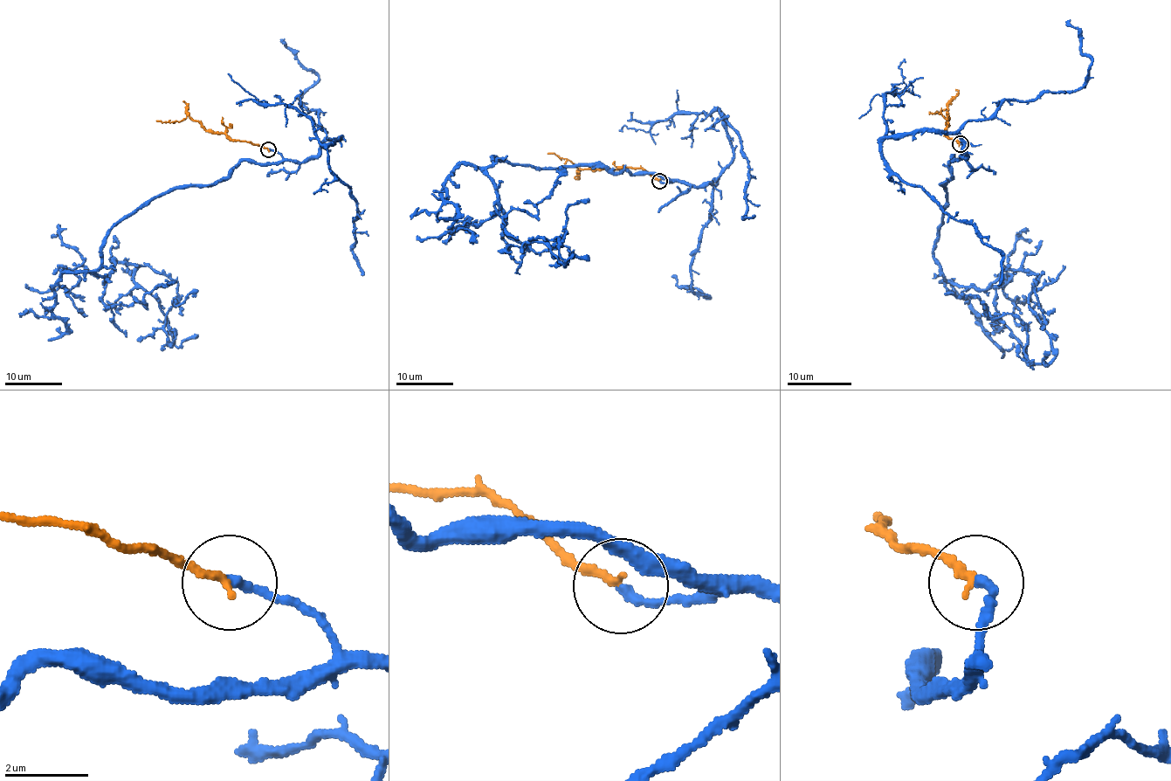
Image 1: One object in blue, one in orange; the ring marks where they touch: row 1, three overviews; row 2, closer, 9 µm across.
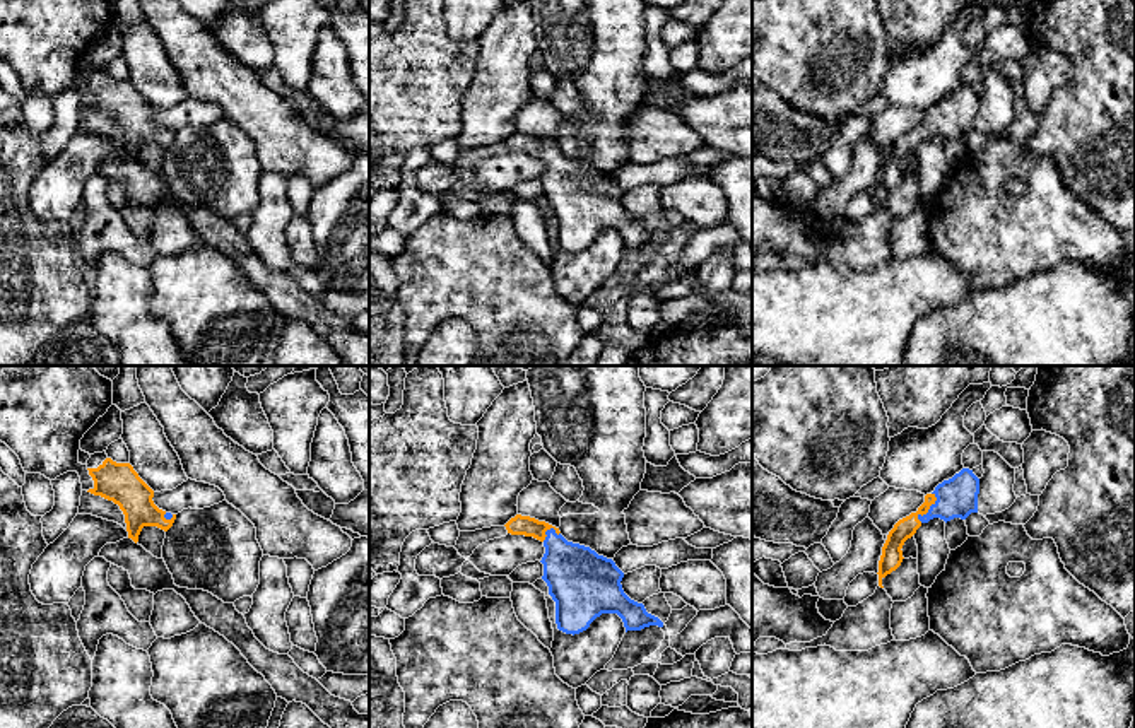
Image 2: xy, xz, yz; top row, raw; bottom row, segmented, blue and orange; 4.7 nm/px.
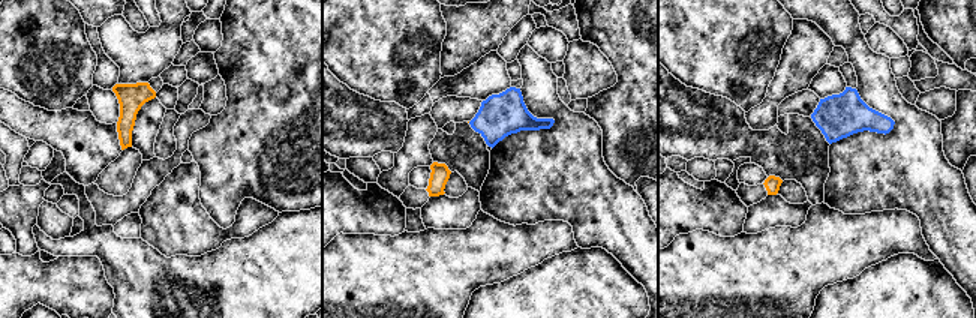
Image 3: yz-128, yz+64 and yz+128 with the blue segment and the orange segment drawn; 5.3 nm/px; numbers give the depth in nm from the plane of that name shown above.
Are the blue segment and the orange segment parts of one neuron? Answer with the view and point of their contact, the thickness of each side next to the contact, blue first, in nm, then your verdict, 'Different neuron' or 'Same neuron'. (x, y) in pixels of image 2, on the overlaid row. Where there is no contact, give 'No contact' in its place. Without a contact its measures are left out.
Touches blue at yz (929, 510). Thickness 190 nm (blue) against 100 nm. Same neuron

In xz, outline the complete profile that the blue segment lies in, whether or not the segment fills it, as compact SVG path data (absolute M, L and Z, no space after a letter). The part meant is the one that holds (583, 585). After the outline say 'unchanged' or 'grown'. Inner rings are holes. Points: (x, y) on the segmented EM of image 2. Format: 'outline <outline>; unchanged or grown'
outline M516 514L506 525L508 533L540 540L549 595L556 602L556 624L566 634L579 634L602 614L617 614L627 631L663 622L648 614L643 603L631 600L622 590L624 572L612 559L590 547L568 542L559 528L530 516Z; grown

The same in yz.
outline M962 468L952 478L938 484L932 494L926 494L918 511L899 520L889 531L879 561L879 586L884 588L882 579L901 566L904 542L923 523L933 518L940 518L945 523L954 518L966 520L971 513L978 513L978 494L979 478L969 468Z; grown

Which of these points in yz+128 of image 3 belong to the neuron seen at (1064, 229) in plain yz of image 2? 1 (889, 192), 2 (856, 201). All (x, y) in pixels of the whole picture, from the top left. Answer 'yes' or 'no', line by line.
1: yes
2: yes

